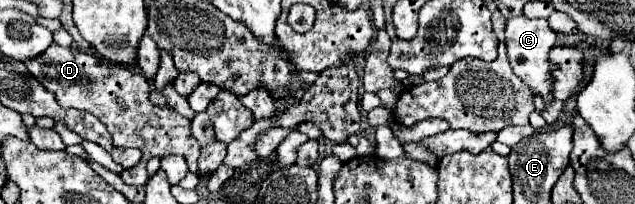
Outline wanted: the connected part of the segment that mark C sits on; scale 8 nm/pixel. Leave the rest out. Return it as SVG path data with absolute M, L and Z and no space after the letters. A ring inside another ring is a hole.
M517 16L507 20L505 26L507 54L513 72L531 88L533 94L541 96L547 104L553 102L553 74L549 70L549 50L555 46L555 32L549 28L545 18L531 20L527 16Z

